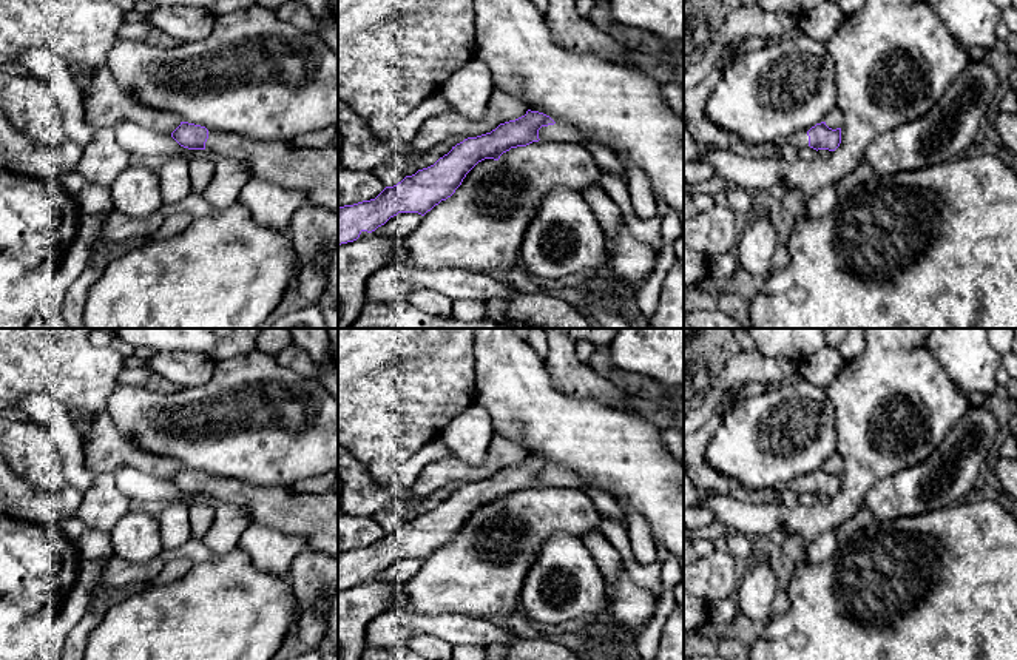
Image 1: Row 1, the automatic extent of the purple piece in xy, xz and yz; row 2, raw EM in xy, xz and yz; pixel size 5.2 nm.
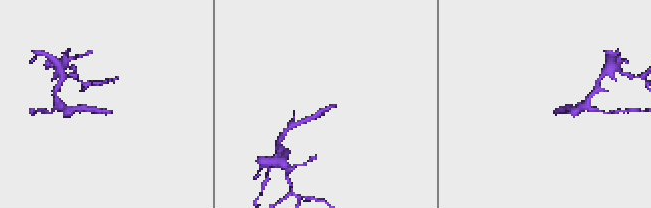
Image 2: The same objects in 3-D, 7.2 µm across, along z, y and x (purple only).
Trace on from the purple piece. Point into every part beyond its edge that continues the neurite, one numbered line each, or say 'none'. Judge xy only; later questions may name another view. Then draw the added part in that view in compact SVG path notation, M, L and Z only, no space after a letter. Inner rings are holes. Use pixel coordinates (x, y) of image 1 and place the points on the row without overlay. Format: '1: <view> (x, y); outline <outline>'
1: xy (314, 517); outline M208 475L205 495L244 507L252 523L299 535L309 549L338 560L338 492L296 493L282 486L258 486Z

